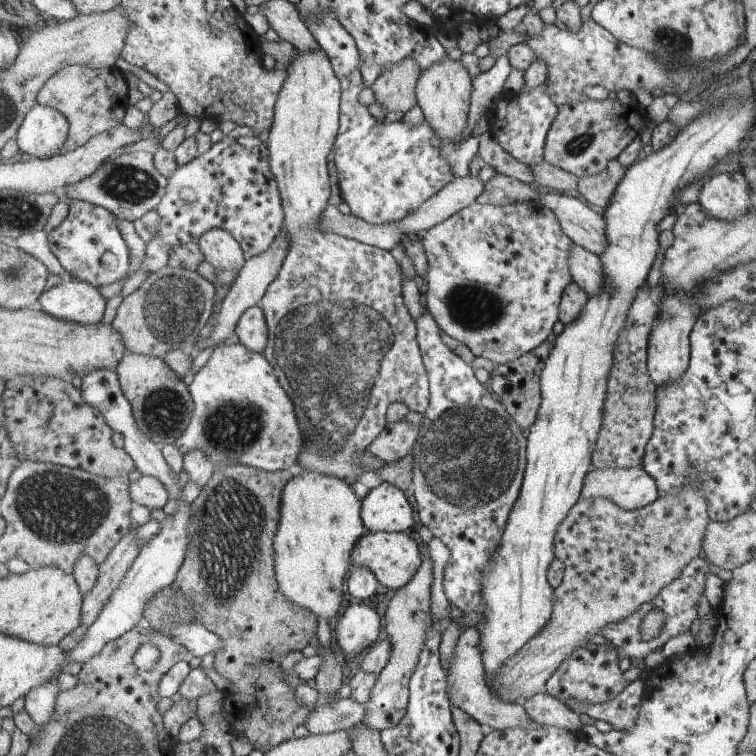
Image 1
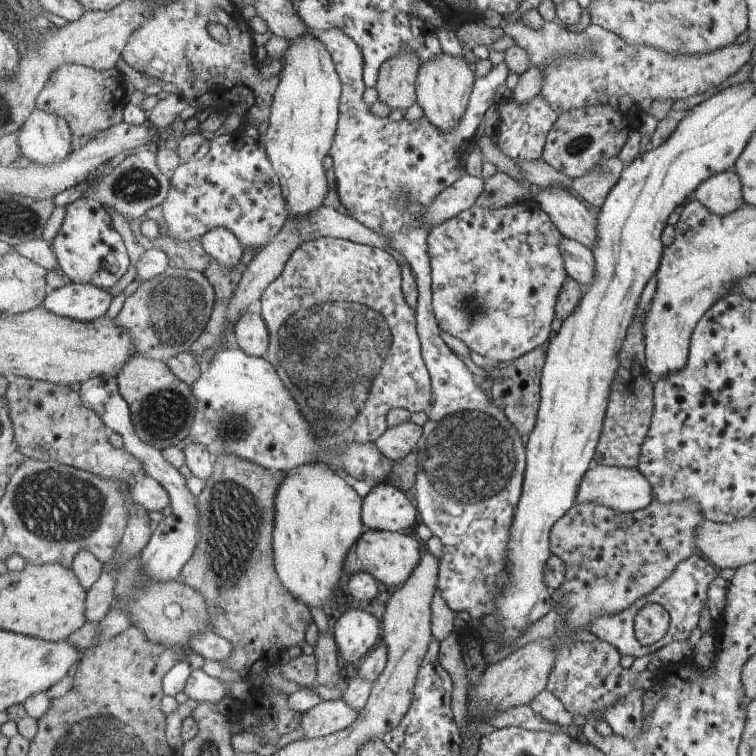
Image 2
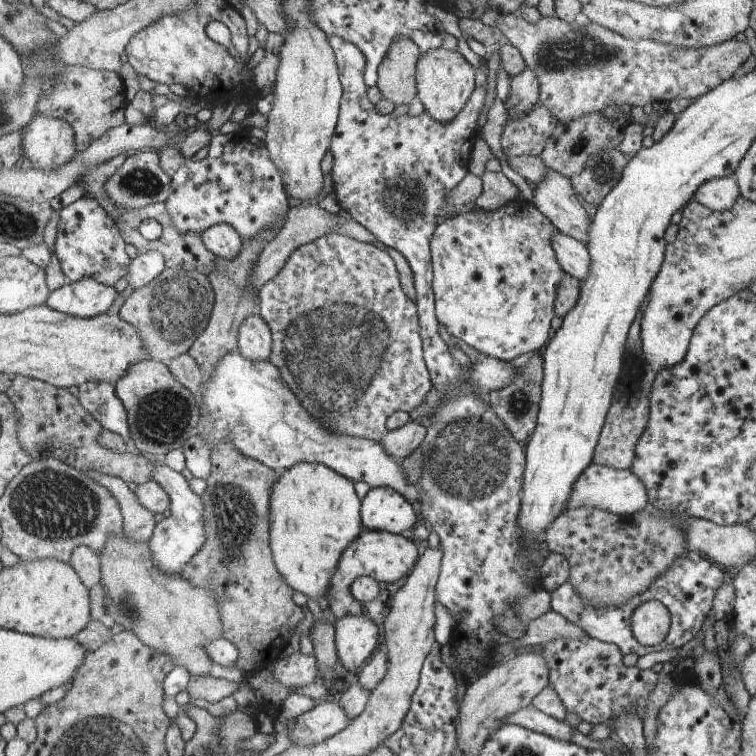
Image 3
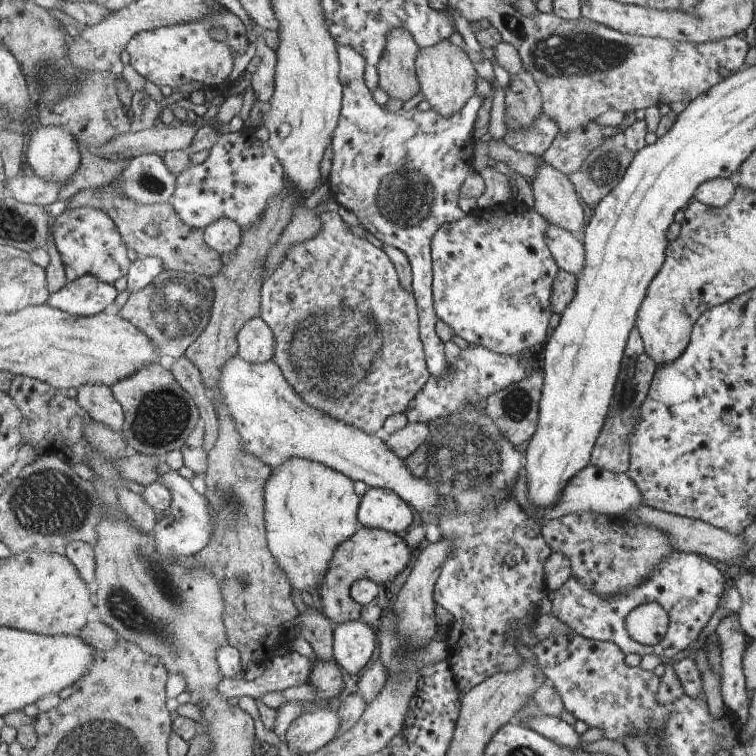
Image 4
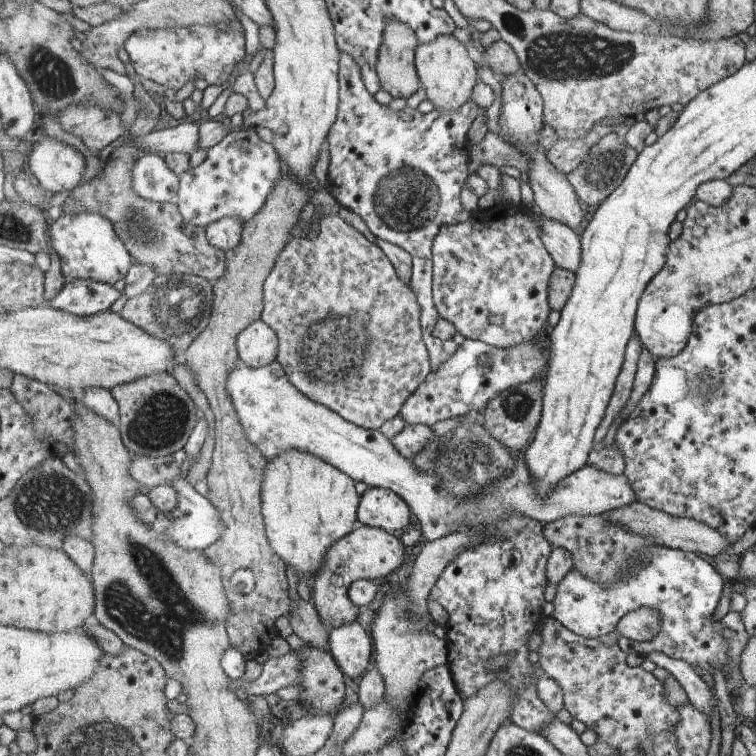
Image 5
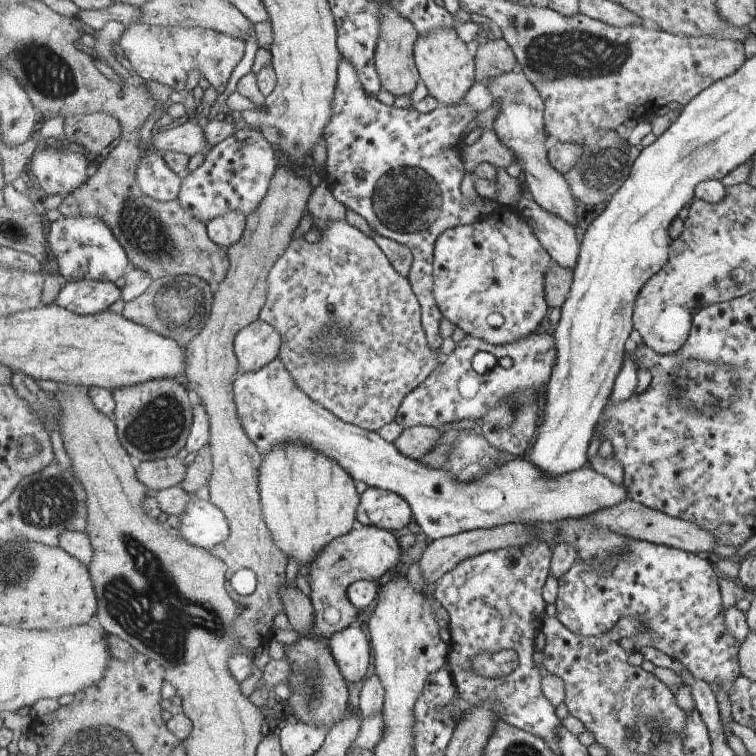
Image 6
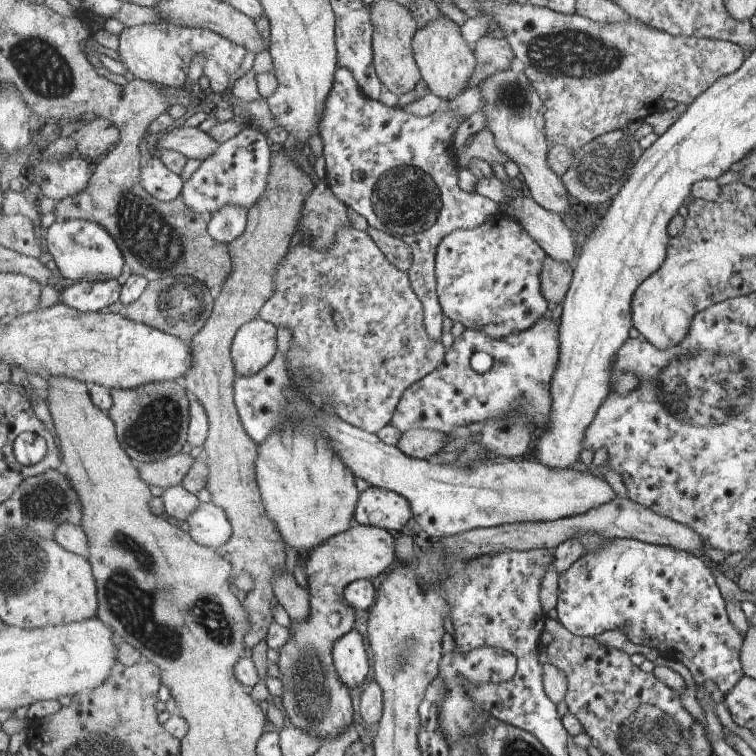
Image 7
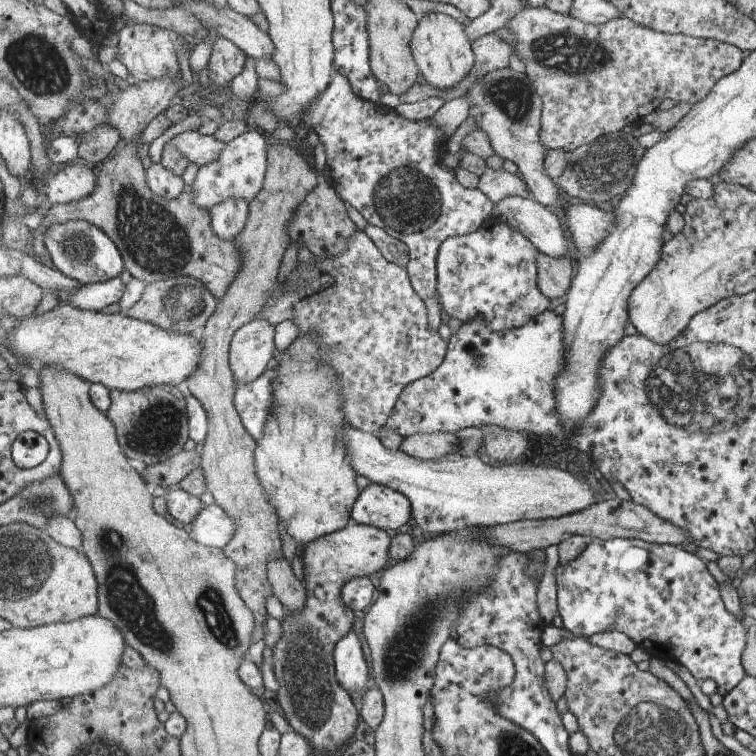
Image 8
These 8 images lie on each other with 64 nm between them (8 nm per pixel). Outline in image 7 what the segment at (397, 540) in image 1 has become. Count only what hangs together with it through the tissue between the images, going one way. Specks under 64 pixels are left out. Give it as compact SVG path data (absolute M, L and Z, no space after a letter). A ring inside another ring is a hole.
M354 520L349 530L313 548L308 553L308 560L302 563L308 579L311 614L303 622L290 621L290 637L279 649L278 665L283 672L281 699L291 724L305 730L305 734L321 737L322 743L355 725L349 687L339 676L333 654L335 642L351 632L355 622L355 609L345 600L345 590L351 582L377 578L395 564L395 539L396 535L388 530Z

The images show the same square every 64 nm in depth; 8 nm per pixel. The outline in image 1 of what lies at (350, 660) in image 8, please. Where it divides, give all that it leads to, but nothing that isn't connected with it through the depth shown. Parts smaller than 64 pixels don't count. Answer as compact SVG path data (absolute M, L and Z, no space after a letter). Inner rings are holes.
M369 601L348 606L339 616L335 628L335 638L346 660L352 660L375 645L381 636L381 628L383 620Z

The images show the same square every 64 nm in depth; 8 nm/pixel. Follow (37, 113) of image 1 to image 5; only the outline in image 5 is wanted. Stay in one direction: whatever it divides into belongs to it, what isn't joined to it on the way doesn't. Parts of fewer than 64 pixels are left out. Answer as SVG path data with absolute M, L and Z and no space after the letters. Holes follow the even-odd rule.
M37 131L36 135L27 170L51 194L74 191L85 172L83 154L59 138Z

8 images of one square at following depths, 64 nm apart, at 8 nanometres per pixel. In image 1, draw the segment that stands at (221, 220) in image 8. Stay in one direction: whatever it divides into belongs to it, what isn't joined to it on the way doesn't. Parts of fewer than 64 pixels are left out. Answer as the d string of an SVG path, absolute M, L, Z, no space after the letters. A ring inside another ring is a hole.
M219 228L211 229L198 242L206 261L217 268L217 276L221 278L221 282L235 282L247 259L244 247L237 238L229 230Z

